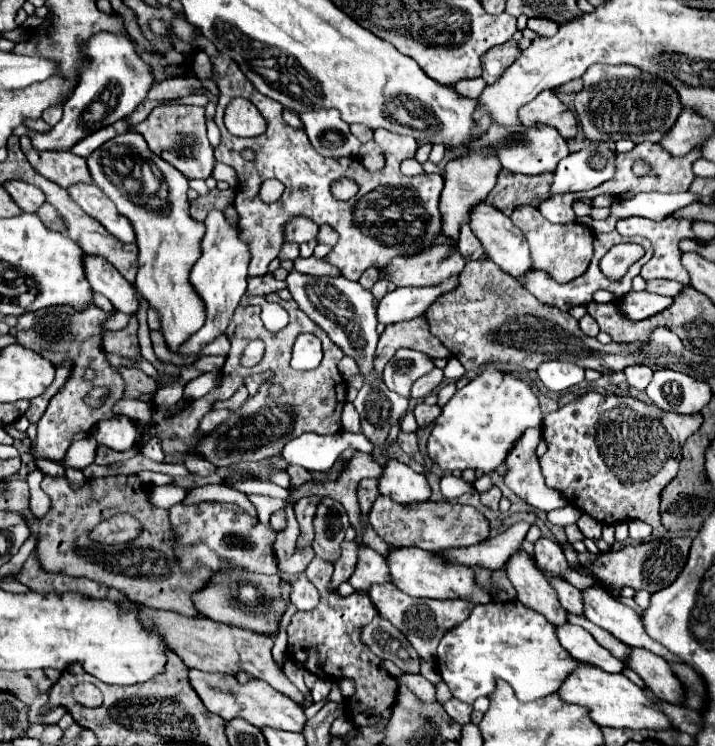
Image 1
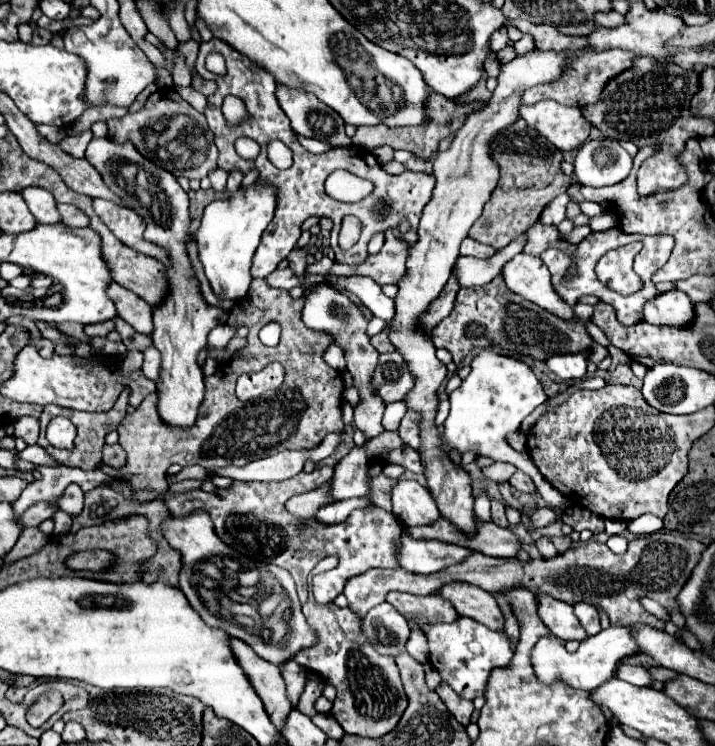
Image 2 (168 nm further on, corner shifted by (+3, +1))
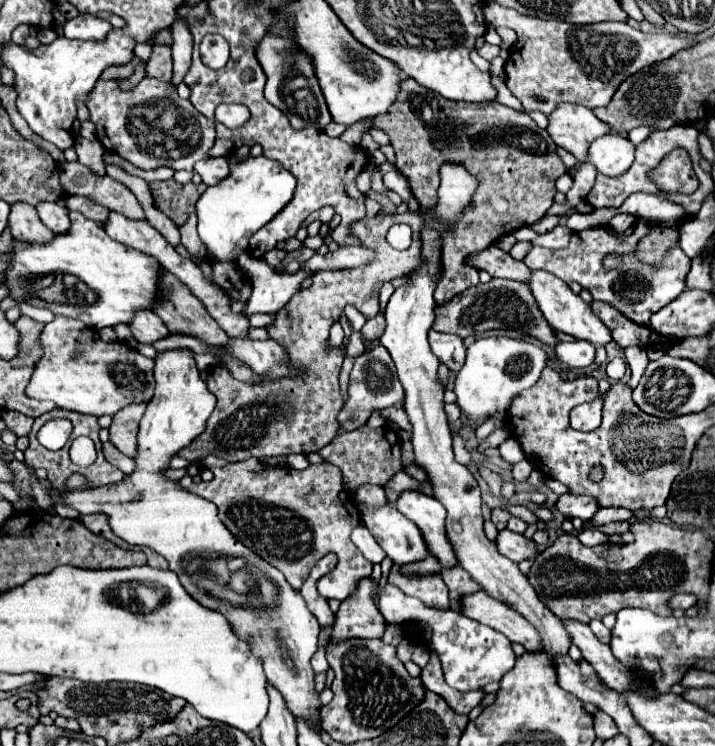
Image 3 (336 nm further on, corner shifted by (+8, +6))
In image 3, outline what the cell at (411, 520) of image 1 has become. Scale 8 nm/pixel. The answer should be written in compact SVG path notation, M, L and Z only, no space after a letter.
M509 529L499 531L495 545L497 545L497 551L503 557L507 557L507 559L511 559L515 563L519 563L523 559L533 559L537 555L535 543L531 539L519 535L519 533L513 533Z

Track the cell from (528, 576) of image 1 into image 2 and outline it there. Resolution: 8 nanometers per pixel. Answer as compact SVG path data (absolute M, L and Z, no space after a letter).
M538 594L538 614L546 622L546 626L552 630L554 636L560 640L578 640L584 642L588 638L586 630L582 630L582 624L578 618L574 618L574 608L566 602L554 600L546 594Z

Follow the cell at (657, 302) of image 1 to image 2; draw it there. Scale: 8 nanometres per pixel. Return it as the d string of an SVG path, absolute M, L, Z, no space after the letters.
M664 292L646 304L644 320L656 326L686 328L694 322L694 304L686 292Z

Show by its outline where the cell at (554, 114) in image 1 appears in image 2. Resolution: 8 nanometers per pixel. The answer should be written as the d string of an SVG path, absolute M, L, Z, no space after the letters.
M554 100L524 106L520 116L560 150L580 148L592 130L592 124L582 116L582 110L562 106Z

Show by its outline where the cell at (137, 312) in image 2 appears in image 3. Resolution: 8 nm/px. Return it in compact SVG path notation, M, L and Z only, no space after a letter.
M147 309L135 311L133 321L129 323L129 329L139 343L153 343L169 335L169 329L165 327L165 323L153 311L147 311Z

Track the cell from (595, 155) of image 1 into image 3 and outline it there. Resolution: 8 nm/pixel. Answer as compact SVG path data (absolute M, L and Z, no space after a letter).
M607 133L591 143L587 151L587 161L595 165L597 173L603 173L607 177L617 177L623 175L633 163L633 151L635 147L627 137L617 133Z

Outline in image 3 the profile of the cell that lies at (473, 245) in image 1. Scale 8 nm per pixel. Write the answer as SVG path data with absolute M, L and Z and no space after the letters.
M489 245L487 249L475 251L467 255L469 265L477 269L489 271L491 277L505 277L505 279L515 279L515 281L527 281L529 279L529 269L523 261L515 261L509 253L501 251L495 245Z

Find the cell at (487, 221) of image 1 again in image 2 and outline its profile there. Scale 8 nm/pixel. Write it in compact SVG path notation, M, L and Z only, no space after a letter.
M518 254L514 260L510 260L502 268L502 278L506 280L506 286L520 294L522 298L542 306L544 310L558 314L566 320L576 320L572 306L566 306L562 298L556 294L550 278L550 270L544 266L544 262L538 256L530 254Z

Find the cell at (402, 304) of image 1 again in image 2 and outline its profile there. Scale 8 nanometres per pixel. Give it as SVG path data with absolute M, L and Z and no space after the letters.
M526 234L518 236L514 242L510 242L506 248L498 250L488 260L460 256L456 260L456 266L454 266L454 272L456 272L460 286L484 286L484 284L488 284L492 278L496 278L502 272L502 266L508 260L512 260L516 254L520 254L524 250L524 244L526 244Z

